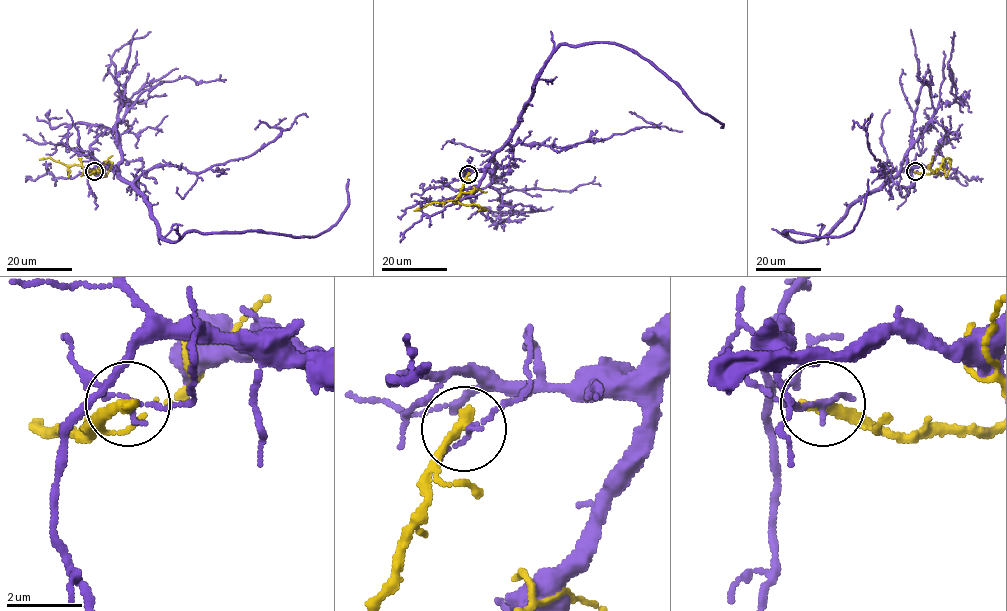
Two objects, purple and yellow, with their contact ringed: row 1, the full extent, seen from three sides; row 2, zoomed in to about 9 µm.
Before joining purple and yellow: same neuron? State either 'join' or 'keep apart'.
keep apart

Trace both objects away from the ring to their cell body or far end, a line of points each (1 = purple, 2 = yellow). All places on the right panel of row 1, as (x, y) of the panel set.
1: (915, 171), (905, 167), (861, 197), (822, 237), (794, 241), (783, 232), (843, 236), (858, 220), (868, 179)
2: (915, 171), (935, 173), (948, 157), (951, 160)

